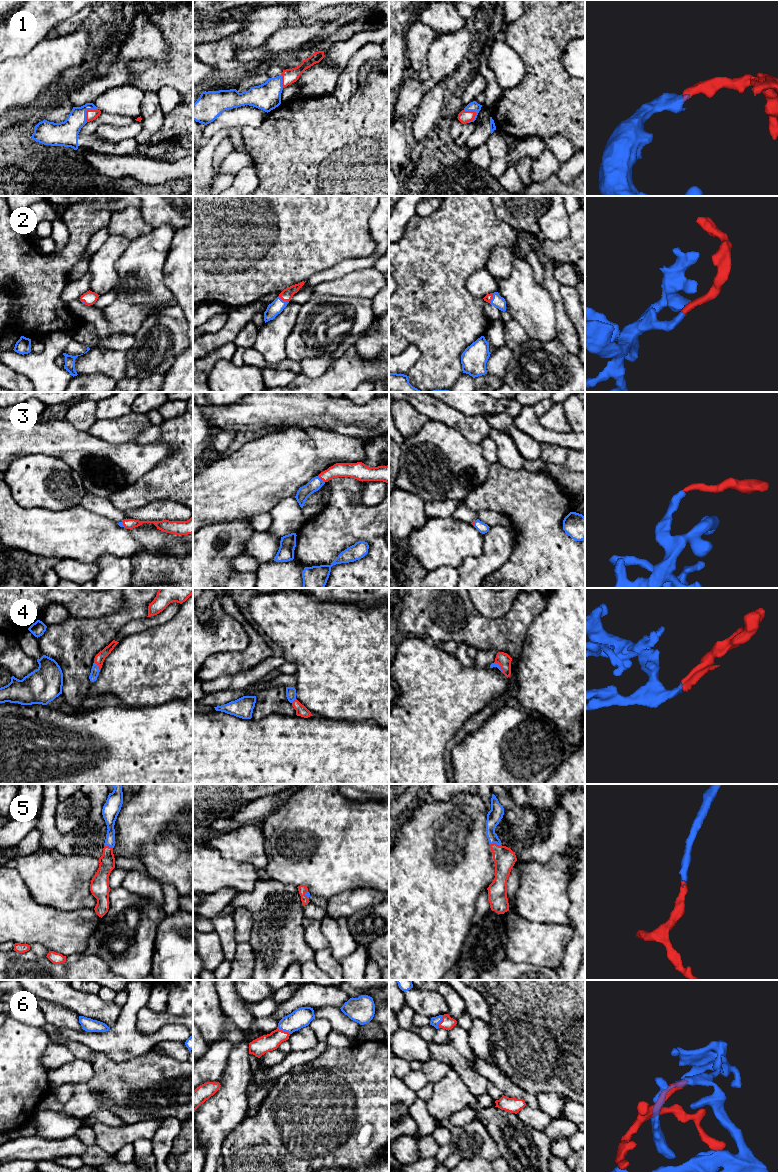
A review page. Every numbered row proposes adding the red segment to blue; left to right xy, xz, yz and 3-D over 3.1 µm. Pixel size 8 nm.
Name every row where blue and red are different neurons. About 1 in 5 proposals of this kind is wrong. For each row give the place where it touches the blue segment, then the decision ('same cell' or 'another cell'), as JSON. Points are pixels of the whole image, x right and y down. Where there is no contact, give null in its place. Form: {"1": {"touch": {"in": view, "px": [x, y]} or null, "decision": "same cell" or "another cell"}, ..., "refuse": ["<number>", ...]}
{"1": {"touch": {"in": "yz", "px": [474, 110]}, "decision": "same cell"}, "2": {"touch": {"in": "xz", "px": [282, 300]}, "decision": "same cell"}, "3": {"touch": {"in": "xz", "px": [320, 479]}, "decision": "same cell"}, "4": {"touch": {"in": "xy", "px": [97, 666]}, "decision": "same cell"}, "5": {"touch": {"in": "yz", "px": [495, 842]}, "decision": "same cell"}, "6": {"touch": {"in": "xz", "px": [284, 1030]}, "decision": "same cell"}, "refuse": []}

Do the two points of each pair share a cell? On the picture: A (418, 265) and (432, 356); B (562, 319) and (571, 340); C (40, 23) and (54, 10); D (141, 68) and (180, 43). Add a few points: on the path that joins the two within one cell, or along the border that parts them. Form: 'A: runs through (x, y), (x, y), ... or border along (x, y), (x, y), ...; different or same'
A: runs through (418, 288), (418, 322), (429, 333); same
B: runs through (564, 324), (568, 335); same
C: runs through (43, 20), (51, 12); same
D: runs through (154, 69), (166, 69), (179, 56); same

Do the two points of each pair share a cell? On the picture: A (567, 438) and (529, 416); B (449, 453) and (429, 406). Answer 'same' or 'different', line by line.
A: same
B: different

